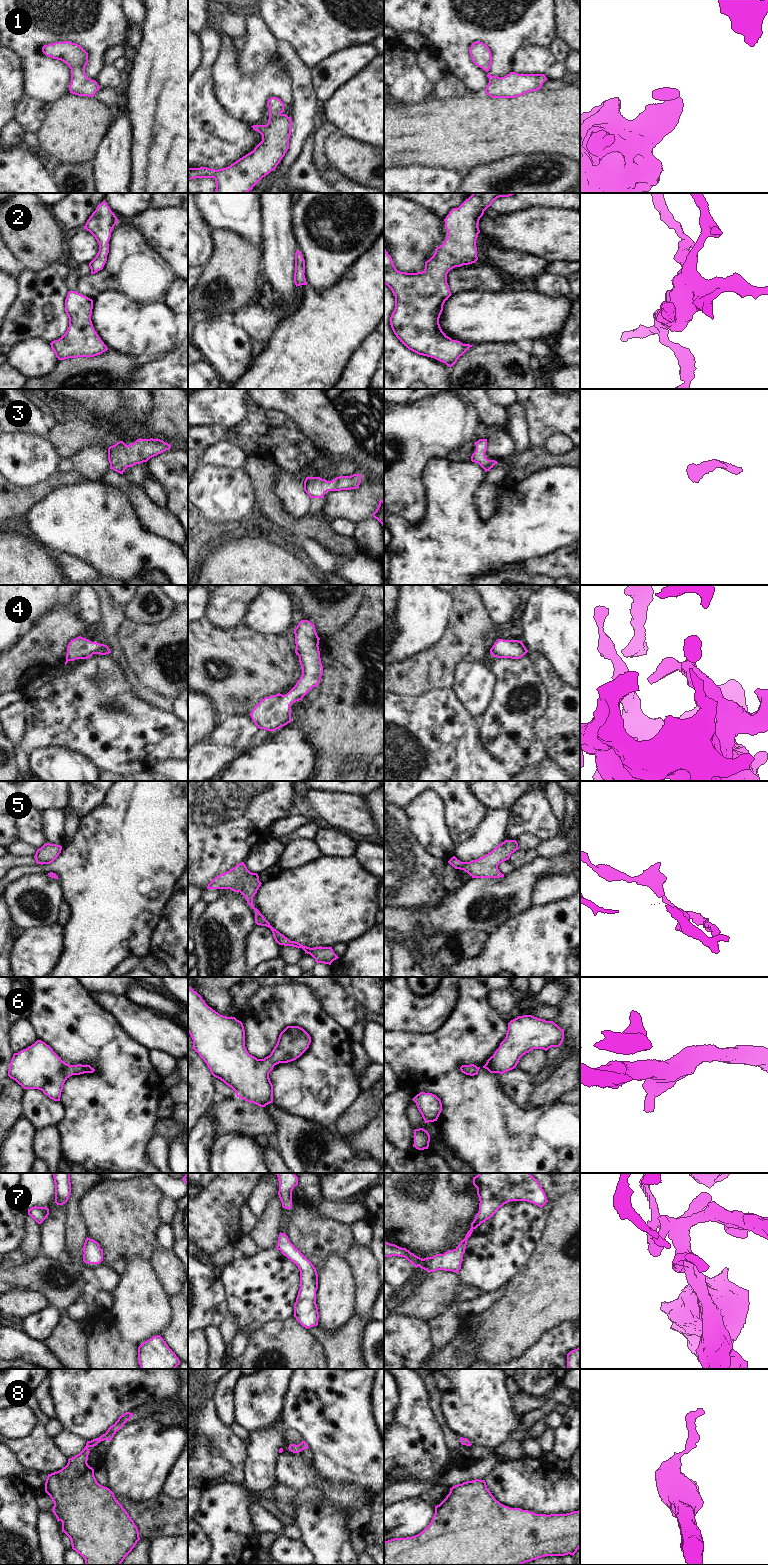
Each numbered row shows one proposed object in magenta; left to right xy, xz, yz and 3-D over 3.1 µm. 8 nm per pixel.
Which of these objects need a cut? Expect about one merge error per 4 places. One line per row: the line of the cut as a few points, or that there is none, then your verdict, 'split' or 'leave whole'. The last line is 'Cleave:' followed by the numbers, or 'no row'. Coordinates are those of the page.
1: cut none; leave whole
2: cut none; leave whole
3: cut none; leave whole
4: cut none; leave whole
5: cut none; leave whole
6: cut none; leave whole
7: cut none; leave whole
8: cut none; leave whole
Cleave: no row

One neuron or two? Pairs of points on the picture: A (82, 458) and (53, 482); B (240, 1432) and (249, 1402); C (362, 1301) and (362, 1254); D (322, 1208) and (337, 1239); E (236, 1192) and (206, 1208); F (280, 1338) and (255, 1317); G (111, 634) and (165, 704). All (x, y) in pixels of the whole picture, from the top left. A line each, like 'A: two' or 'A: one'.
A: two
B: two
C: one
D: two
E: one
F: two
G: one

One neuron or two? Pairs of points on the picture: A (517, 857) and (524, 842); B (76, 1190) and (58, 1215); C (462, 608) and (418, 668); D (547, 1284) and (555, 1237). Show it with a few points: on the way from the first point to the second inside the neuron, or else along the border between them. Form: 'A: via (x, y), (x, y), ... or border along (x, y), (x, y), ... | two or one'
A: border along (535, 847), (519, 849) | two
B: border along (66, 1203), (65, 1229) | two
C: via (464, 625), (464, 630), (435, 659) | one
D: via (555, 1272), (555, 1249) | one

